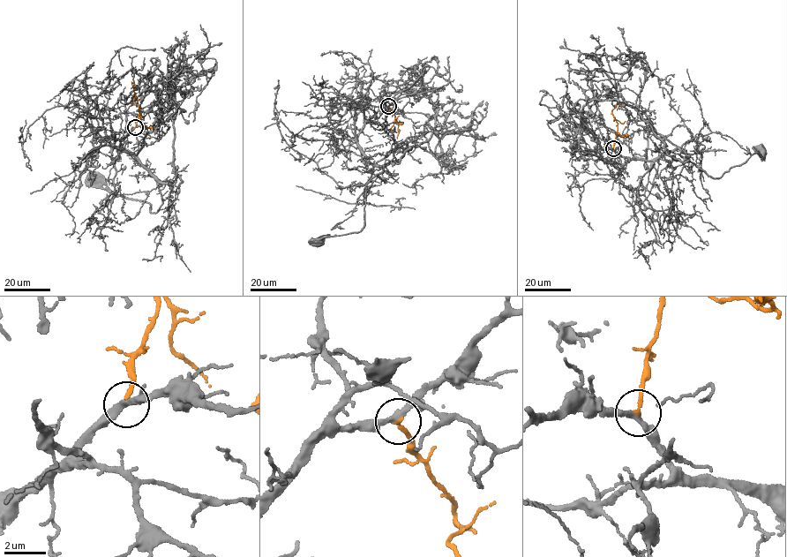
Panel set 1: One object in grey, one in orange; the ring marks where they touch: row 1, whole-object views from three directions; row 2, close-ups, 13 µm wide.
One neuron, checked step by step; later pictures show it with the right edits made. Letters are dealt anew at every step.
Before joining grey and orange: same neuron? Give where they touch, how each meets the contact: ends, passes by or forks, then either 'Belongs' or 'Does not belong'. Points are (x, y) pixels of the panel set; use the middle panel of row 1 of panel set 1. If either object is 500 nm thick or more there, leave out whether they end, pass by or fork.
Place: (388, 106). At the ring grey passes by. At the ring orange ends. Belongs

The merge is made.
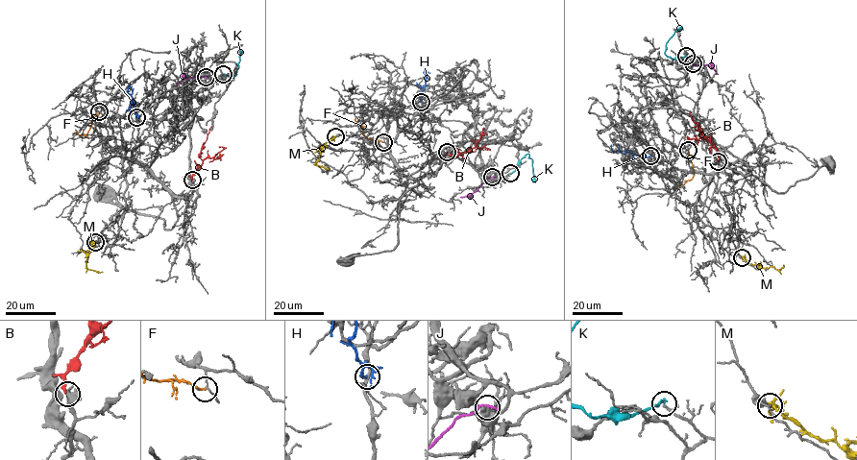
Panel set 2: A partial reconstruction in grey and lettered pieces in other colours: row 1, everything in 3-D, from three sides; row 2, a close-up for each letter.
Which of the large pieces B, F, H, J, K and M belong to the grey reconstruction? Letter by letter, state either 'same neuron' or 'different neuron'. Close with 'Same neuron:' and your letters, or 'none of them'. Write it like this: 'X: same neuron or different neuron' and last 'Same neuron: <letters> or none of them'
B: same neuron
F: different neuron
H: different neuron
J: different neuron
K: different neuron
M: different neuron
Same neuron: B

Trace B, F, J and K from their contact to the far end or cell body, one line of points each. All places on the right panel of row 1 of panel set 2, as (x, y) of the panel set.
B: (718, 161), (717, 150), (692, 119), (690, 111)
F: (688, 150), (694, 176), (677, 187)
J: (693, 64), (707, 64), (716, 73)
K: (686, 56), (673, 59), (665, 53), (669, 38), (677, 29), (683, 30)

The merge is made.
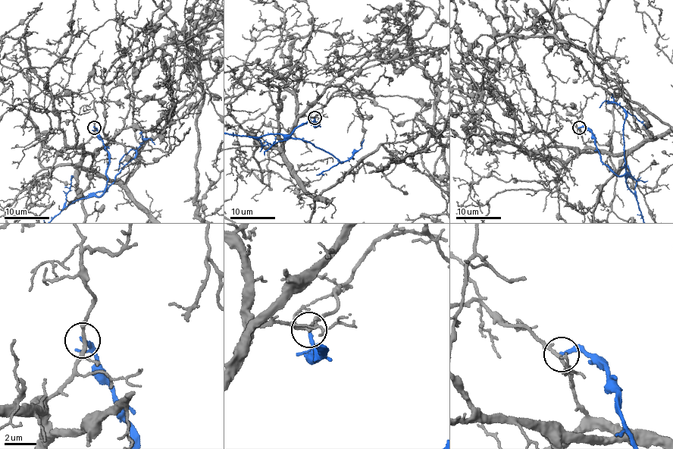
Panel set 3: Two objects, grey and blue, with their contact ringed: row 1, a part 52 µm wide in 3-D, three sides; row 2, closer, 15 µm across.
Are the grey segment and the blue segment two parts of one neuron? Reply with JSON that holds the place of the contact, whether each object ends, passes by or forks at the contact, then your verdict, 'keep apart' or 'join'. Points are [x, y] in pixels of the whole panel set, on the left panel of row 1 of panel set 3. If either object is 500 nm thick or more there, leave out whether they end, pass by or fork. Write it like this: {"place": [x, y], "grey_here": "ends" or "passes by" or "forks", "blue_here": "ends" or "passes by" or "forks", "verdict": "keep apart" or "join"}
{"place": [94, 127], "grey_here": "forks", "blue_here": "ends", "verdict": "keep apart"}

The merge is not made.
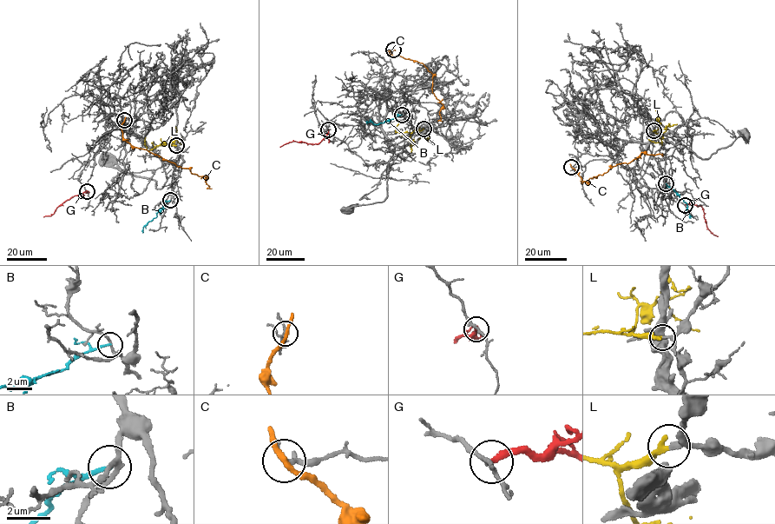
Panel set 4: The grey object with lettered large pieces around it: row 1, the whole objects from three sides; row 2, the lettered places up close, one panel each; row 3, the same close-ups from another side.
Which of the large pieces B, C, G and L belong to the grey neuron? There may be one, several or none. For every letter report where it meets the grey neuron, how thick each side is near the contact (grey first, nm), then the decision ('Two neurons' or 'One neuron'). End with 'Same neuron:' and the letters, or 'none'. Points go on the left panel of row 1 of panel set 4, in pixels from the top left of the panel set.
B: Touches grey at (170, 200). Thickness 170 nm (grey) against 170 nm. Two neurons
C: Touches grey at (124, 120). Thickness 140 nm (grey) against 240 nm. Two neurons
G: Touches grey at (87, 191). Thickness 180 nm (grey) against 240 nm. Two neurons
L: Touches grey at (176, 145). Thickness 130 nm (grey) against 260 nm. One neuron
Same neuron: L

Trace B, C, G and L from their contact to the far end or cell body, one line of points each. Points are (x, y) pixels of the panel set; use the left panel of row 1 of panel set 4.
B: (170, 200), (164, 203), (156, 217), (144, 225), (143, 232)
C: (124, 120), (121, 129), (127, 142), (177, 166), (189, 169), (192, 174), (206, 175), (205, 182), (211, 189)
G: (86, 190), (60, 204), (53, 214), (43, 216)
L: (176, 145), (156, 145), (147, 150), (145, 137)

